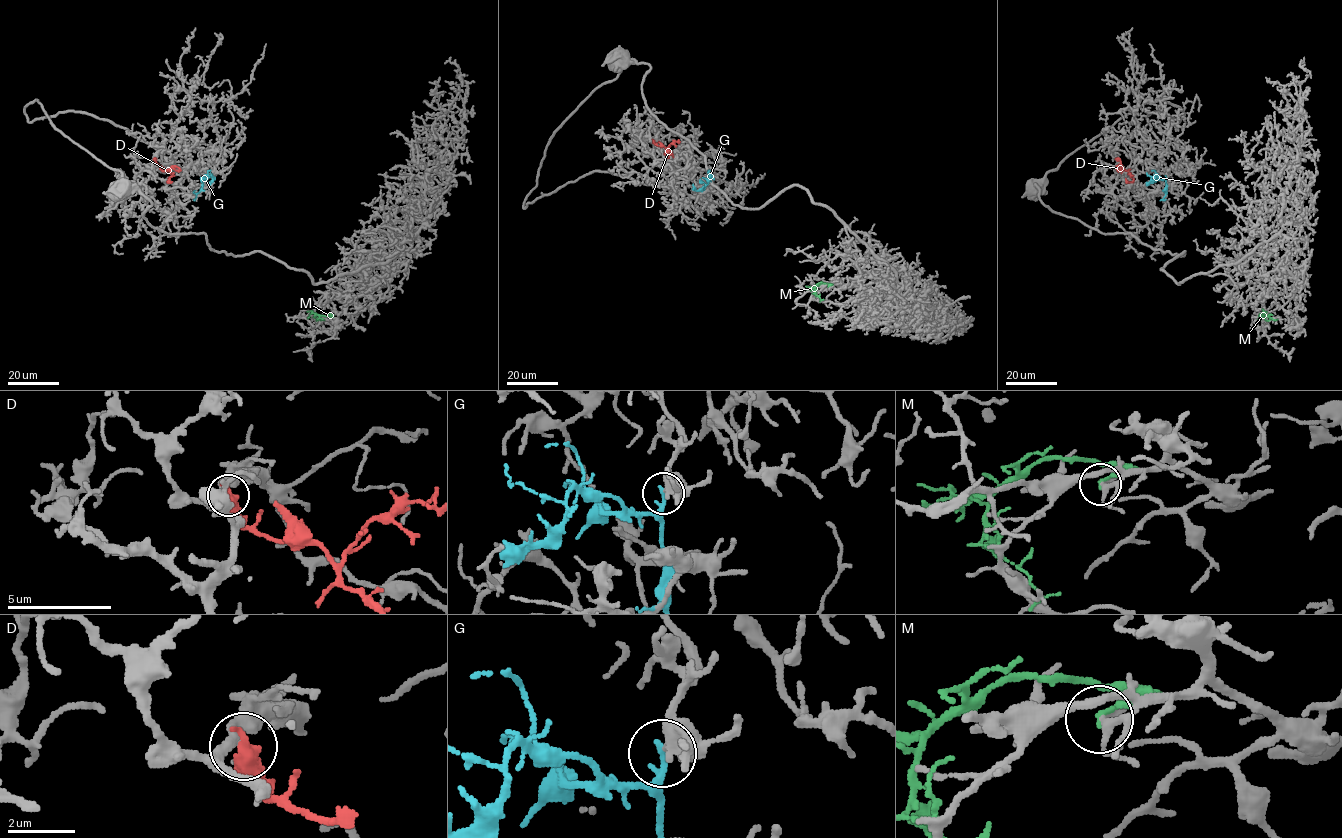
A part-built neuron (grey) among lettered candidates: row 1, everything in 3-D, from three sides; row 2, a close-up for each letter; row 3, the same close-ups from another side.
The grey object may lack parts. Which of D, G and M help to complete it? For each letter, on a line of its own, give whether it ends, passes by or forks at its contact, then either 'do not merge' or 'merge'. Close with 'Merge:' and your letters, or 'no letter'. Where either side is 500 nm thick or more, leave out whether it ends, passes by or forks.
D: do not merge
G: it ends there; do not merge
M: it ends there; do not merge
Merge: no letter

